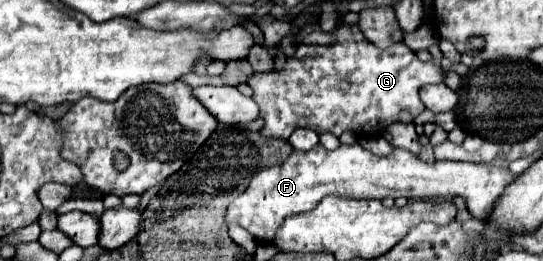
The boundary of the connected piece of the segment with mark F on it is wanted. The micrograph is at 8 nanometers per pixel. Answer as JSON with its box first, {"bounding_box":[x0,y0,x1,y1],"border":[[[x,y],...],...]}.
{"bounding_box":[226,143,516,243],"border":[[[320,143],[310,151],[292,151],[292,155],[272,165],[264,171],[260,171],[256,177],[252,177],[248,189],[232,201],[228,207],[226,221],[228,225],[238,223],[246,231],[252,233],[252,237],[258,243],[272,243],[276,237],[276,231],[282,227],[284,219],[290,215],[300,215],[306,211],[312,211],[324,197],[328,195],[346,195],[346,197],[370,197],[370,199],[384,199],[384,197],[406,197],[406,199],[428,199],[428,197],[464,197],[468,211],[482,223],[486,223],[488,215],[492,213],[492,203],[502,195],[506,185],[516,179],[508,173],[508,169],[498,169],[490,165],[480,163],[456,163],[456,161],[436,161],[436,163],[424,163],[414,153],[406,149],[394,149],[390,157],[378,157],[366,149],[362,149],[358,143],[354,145],[340,145],[336,151],[324,149]]]}

